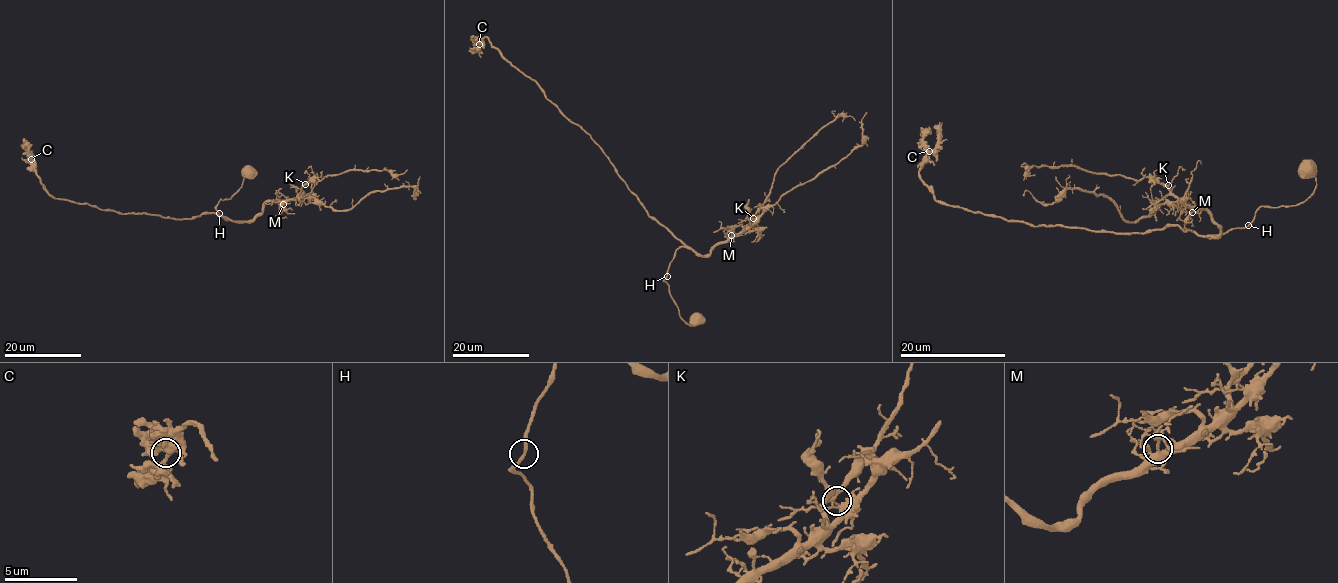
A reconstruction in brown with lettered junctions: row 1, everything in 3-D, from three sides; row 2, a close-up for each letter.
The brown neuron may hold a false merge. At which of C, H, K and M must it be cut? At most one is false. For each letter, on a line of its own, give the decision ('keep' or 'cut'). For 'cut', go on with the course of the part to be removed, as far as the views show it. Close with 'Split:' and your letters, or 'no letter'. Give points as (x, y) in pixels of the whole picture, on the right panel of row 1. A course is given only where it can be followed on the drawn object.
C: keep
H: keep
K: keep
M: keep
Split: no letter

